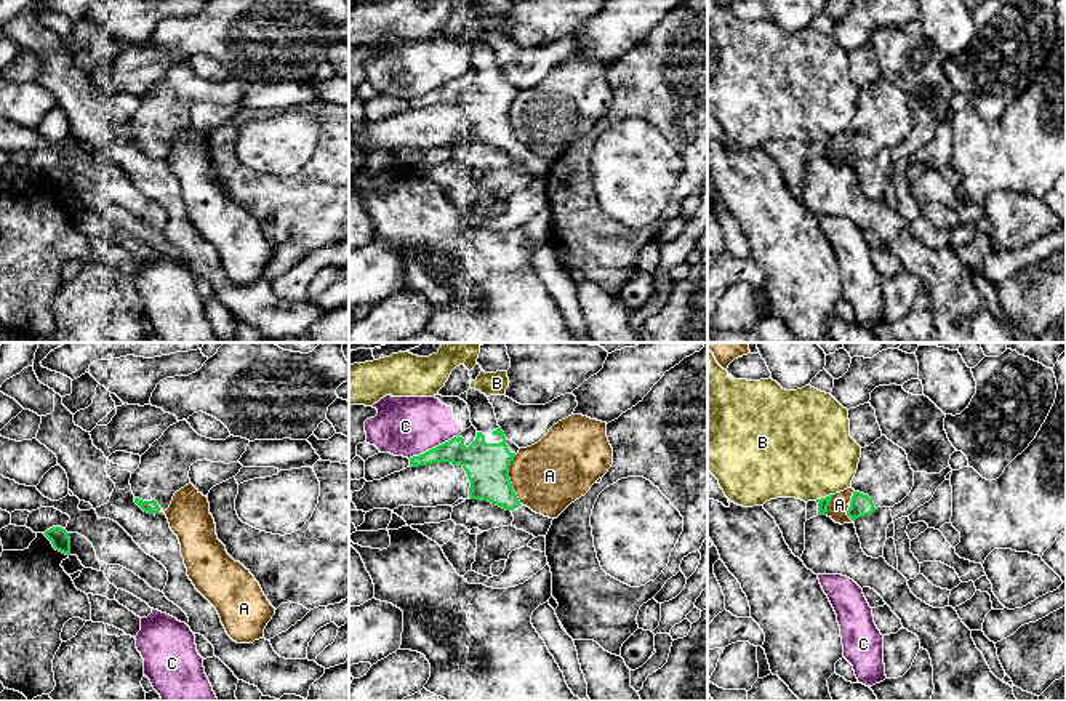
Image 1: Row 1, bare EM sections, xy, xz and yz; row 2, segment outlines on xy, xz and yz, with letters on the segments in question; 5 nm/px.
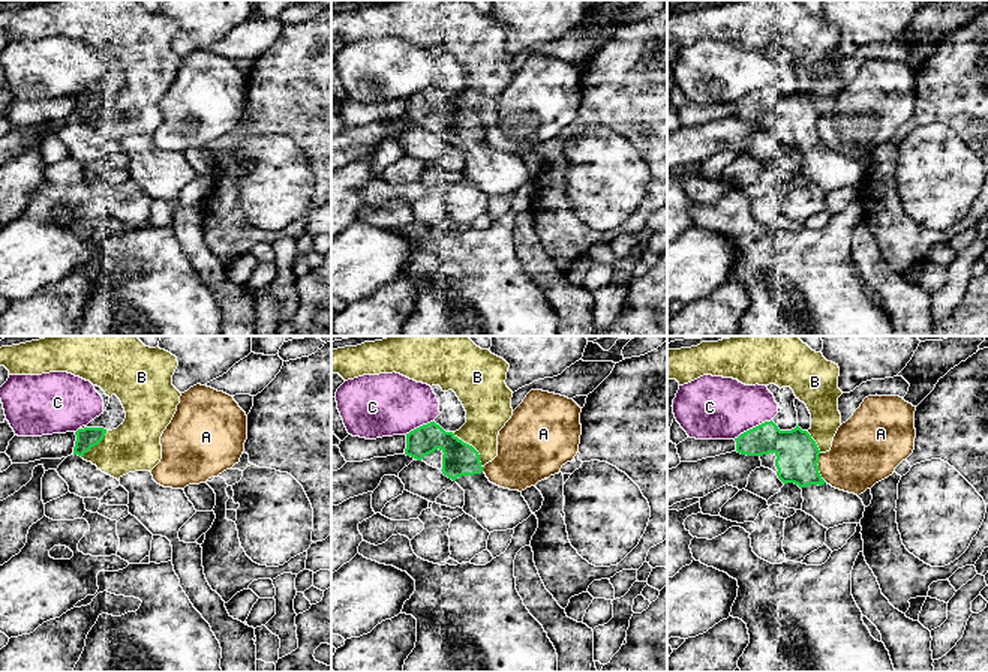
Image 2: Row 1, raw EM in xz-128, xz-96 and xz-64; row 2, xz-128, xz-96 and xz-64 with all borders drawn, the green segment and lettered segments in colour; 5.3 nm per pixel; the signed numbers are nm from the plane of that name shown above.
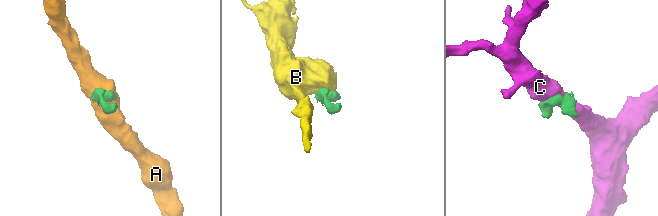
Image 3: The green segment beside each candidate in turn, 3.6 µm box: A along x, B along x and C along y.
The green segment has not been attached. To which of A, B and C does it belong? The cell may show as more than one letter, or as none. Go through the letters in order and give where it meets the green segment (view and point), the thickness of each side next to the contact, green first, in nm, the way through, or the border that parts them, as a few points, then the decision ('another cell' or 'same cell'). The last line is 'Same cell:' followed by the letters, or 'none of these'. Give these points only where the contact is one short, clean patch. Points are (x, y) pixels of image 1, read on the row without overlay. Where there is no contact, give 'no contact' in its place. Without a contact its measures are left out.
A: xz (509, 120) | 220/360 nm | along xz (514, 96), (509, 106), (509, 124), (520, 144) | another cell
B: yz (823, 140) | 60/480 nm | along yz (833, 135), (815, 141) | another cell
C: xz (432, 90) | 190/300 nm | another cell
Same cell: none of these

